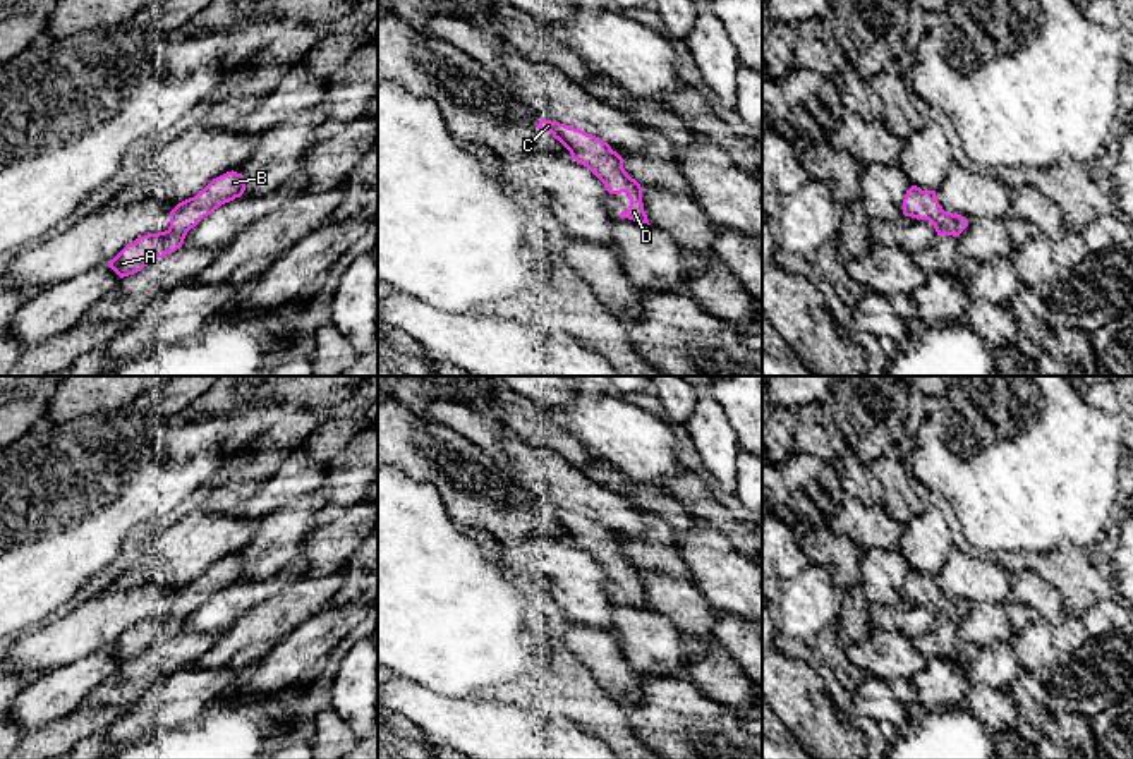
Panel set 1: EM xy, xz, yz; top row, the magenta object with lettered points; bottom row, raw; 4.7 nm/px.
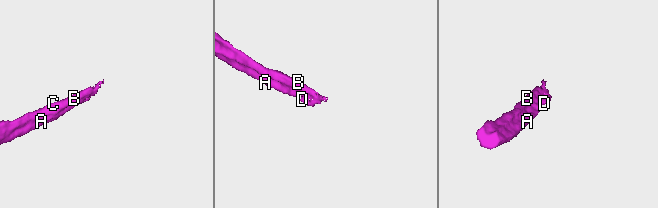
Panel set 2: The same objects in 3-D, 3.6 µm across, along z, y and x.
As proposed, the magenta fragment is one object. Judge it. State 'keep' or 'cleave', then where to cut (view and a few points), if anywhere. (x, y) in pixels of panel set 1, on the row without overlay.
keep; no cut

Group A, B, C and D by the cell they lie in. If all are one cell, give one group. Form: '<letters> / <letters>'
A B C D

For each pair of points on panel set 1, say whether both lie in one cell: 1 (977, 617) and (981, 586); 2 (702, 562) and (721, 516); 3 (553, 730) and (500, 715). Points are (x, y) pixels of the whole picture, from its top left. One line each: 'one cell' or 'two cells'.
1: two cells
2: two cells
3: one cell

